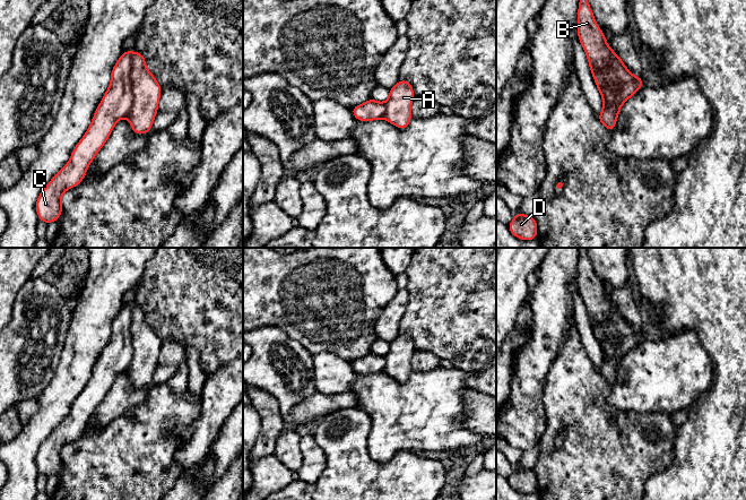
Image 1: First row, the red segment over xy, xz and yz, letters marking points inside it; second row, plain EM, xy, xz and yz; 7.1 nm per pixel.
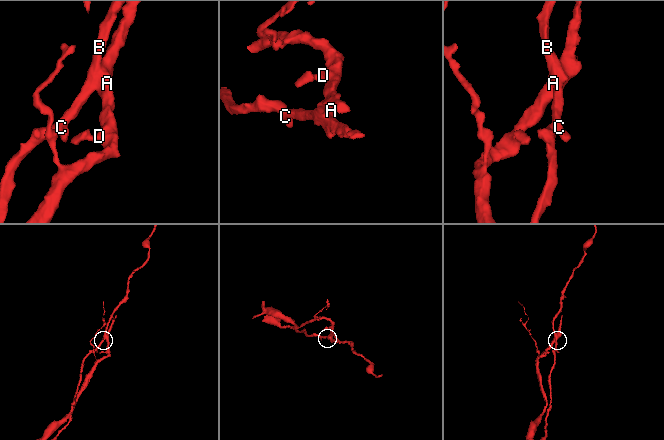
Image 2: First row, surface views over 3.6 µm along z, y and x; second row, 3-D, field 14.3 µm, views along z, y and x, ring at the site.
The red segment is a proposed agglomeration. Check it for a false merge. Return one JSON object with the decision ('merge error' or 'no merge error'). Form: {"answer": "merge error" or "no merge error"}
{"answer": "merge error"}

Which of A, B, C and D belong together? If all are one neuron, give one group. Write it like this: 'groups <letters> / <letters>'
groups A D / B C

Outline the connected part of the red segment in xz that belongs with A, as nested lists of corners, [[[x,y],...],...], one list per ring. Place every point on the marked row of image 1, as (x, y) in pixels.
[[[399,80],[390,88],[389,97],[384,103],[383,119],[397,128],[406,129],[413,118],[411,103],[414,98],[414,89],[410,81]]]

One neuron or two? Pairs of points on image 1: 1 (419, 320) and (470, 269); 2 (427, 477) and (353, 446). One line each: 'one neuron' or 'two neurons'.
1: one neuron
2: one neuron

